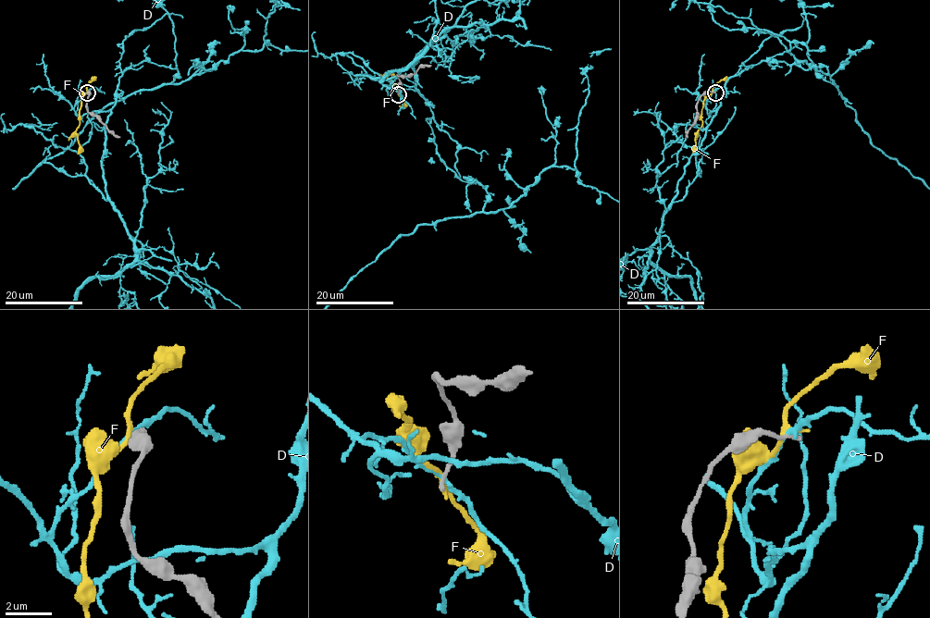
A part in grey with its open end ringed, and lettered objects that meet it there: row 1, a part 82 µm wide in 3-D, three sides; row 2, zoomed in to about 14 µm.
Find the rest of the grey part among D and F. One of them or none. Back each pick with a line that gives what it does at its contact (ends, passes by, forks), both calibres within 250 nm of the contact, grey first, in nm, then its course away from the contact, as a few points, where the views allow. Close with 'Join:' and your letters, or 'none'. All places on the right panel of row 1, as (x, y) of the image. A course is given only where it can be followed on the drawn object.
Join: none

